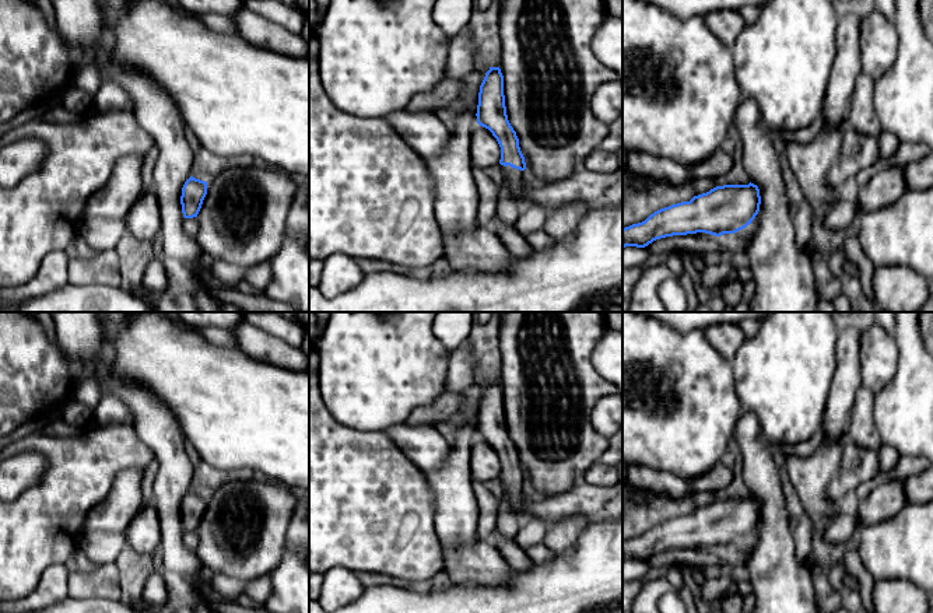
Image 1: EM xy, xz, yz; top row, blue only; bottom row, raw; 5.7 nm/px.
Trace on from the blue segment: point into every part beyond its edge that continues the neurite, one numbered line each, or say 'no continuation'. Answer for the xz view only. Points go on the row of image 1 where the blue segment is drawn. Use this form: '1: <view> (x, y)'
1: xz (597, 191)

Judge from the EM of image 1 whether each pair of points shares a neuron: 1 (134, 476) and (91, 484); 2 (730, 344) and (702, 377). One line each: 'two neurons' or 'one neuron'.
1: two neurons
2: two neurons

